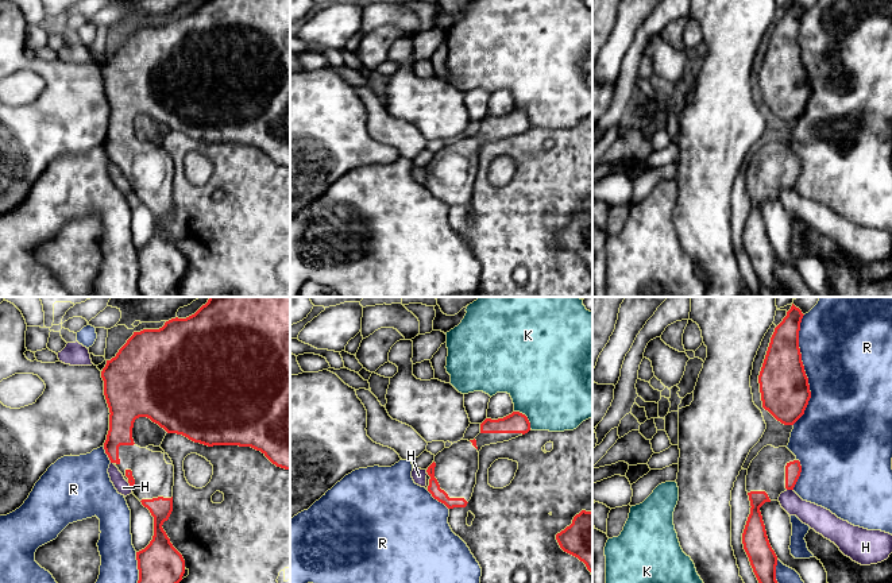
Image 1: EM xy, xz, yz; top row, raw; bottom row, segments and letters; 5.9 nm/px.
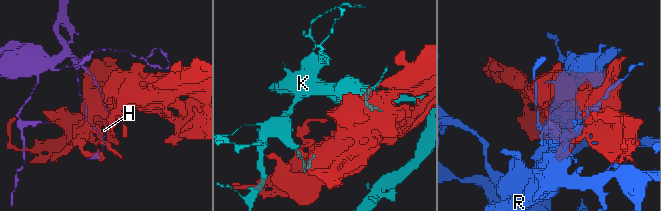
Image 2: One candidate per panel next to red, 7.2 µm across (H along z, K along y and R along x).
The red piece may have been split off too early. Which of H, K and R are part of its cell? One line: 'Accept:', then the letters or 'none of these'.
Accept: none of these

